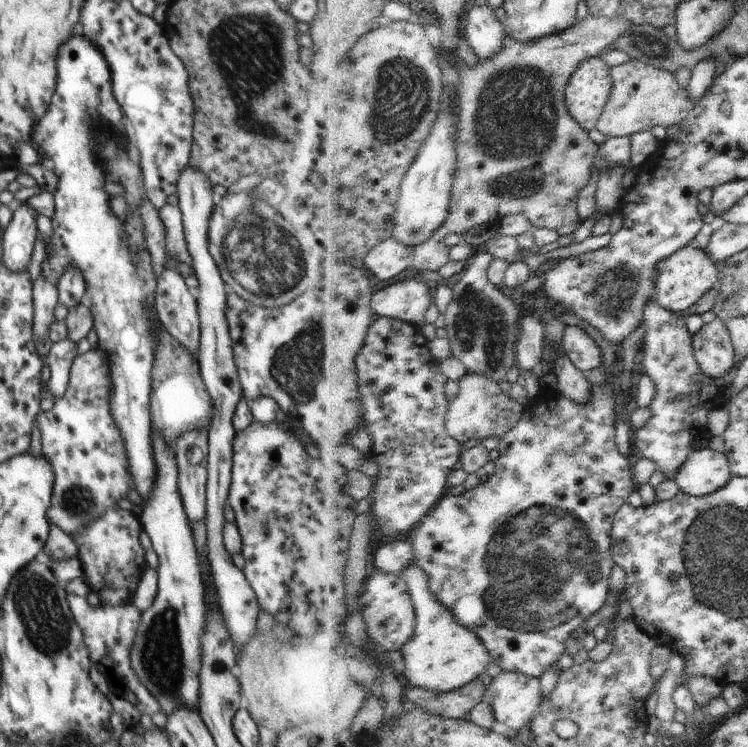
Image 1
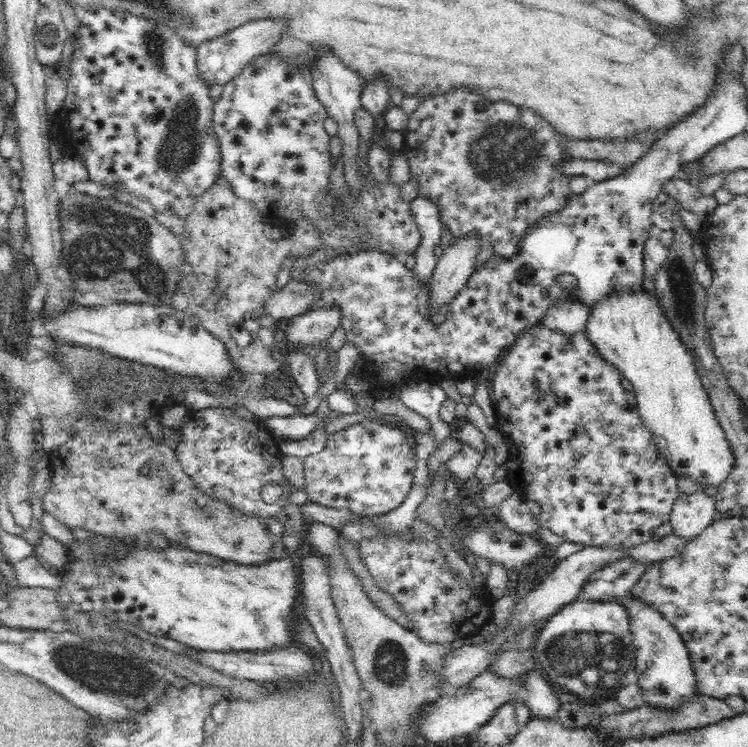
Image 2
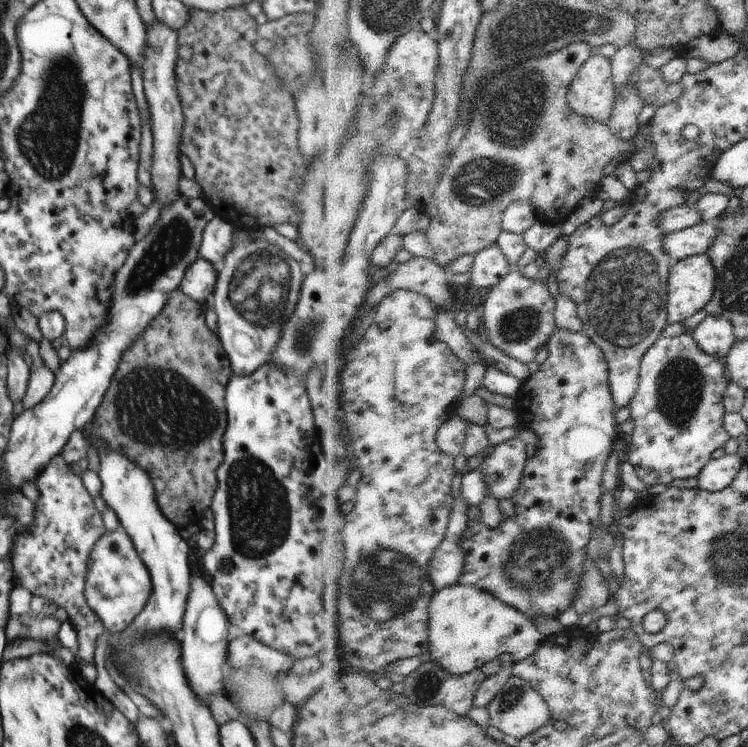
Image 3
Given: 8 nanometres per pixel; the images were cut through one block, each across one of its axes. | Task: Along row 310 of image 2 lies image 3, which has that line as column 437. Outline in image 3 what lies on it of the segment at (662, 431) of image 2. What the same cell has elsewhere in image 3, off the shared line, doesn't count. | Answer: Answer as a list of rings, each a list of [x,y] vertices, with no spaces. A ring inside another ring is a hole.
[[[454,585],[438,591],[431,604],[431,650],[432,660],[439,662],[445,669],[455,675],[470,674],[480,670],[494,658],[504,652],[513,654],[513,663],[519,663],[532,657],[535,652],[548,640],[539,626],[521,610],[506,604],[496,595],[470,585]]]

